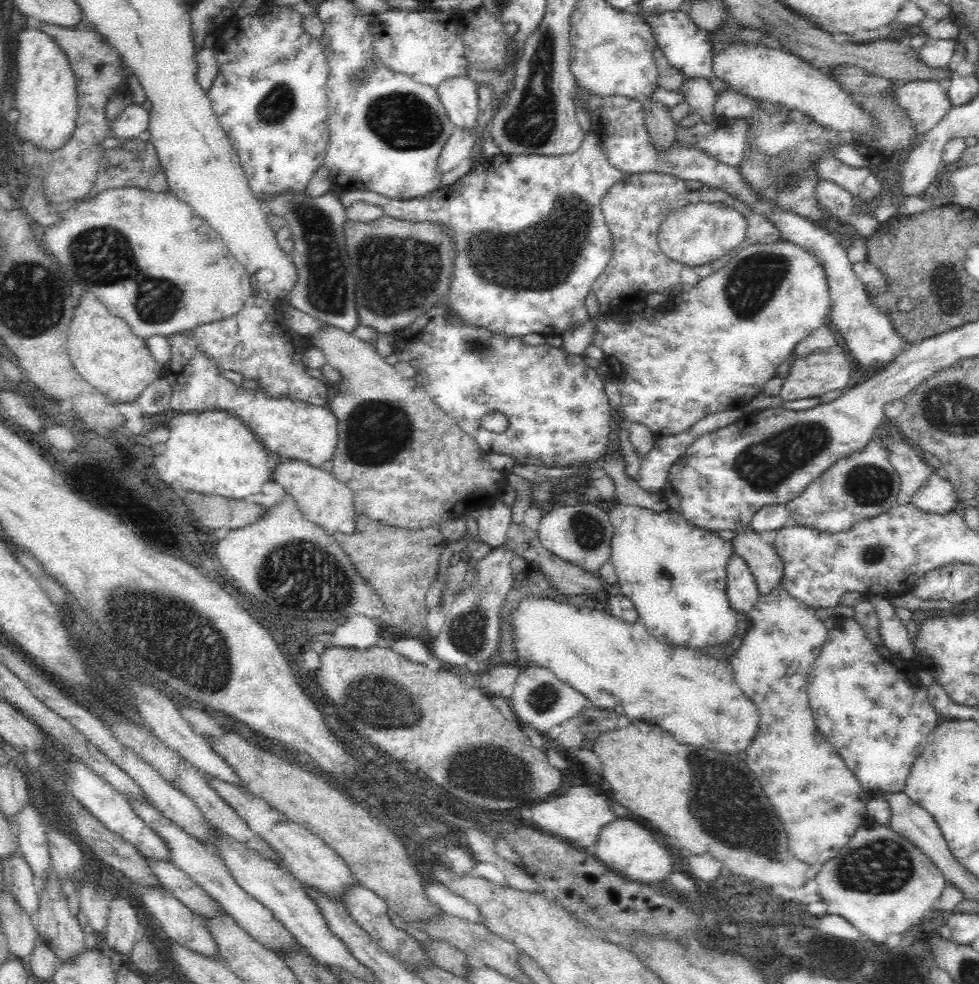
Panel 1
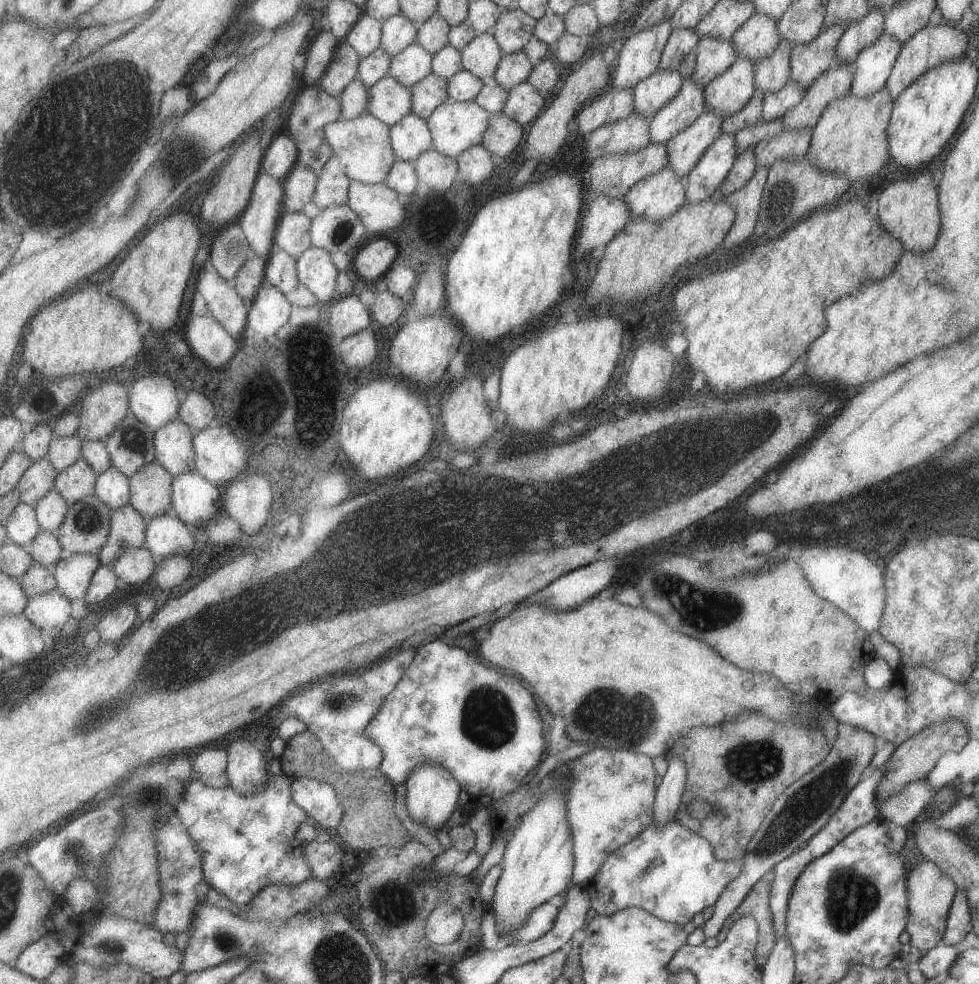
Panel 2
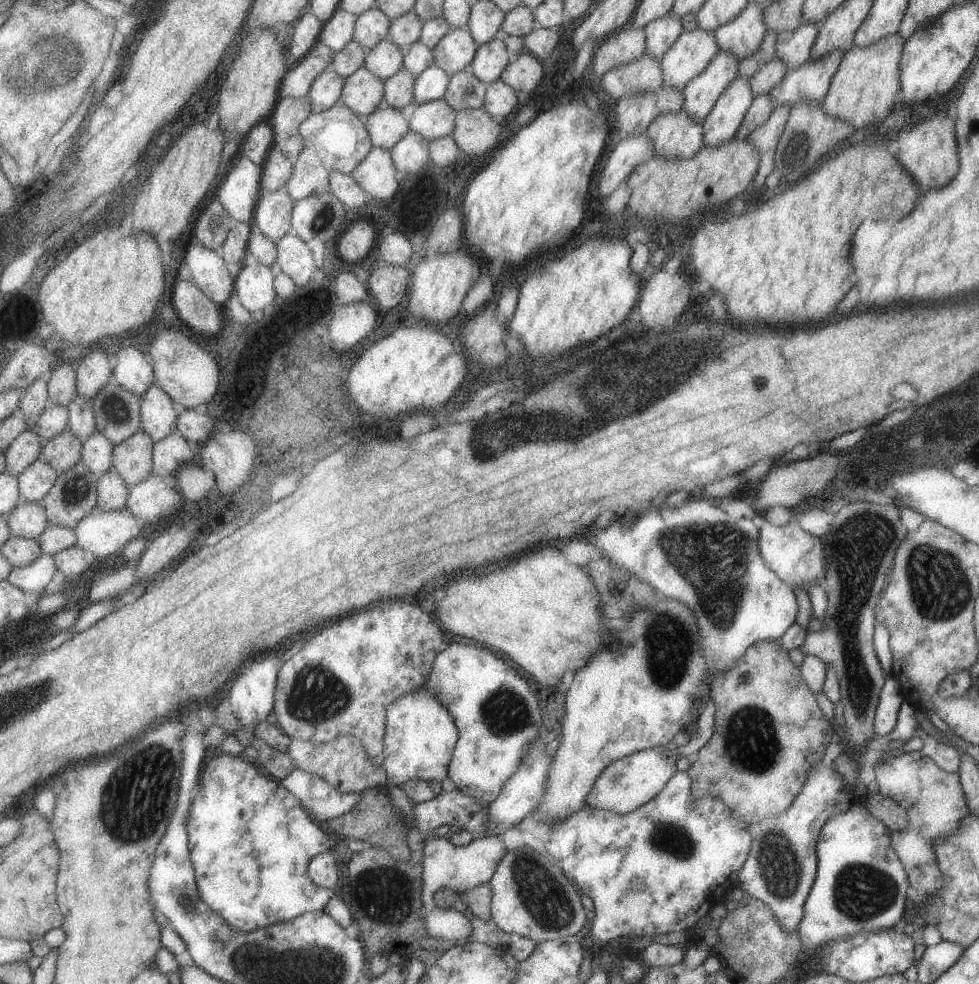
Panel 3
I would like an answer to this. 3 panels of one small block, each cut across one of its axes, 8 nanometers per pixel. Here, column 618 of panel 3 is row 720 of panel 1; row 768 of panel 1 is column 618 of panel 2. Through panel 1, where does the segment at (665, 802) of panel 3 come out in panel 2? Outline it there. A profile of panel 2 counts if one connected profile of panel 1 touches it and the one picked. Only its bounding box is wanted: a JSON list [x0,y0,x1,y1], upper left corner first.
[587,818,743,924]

